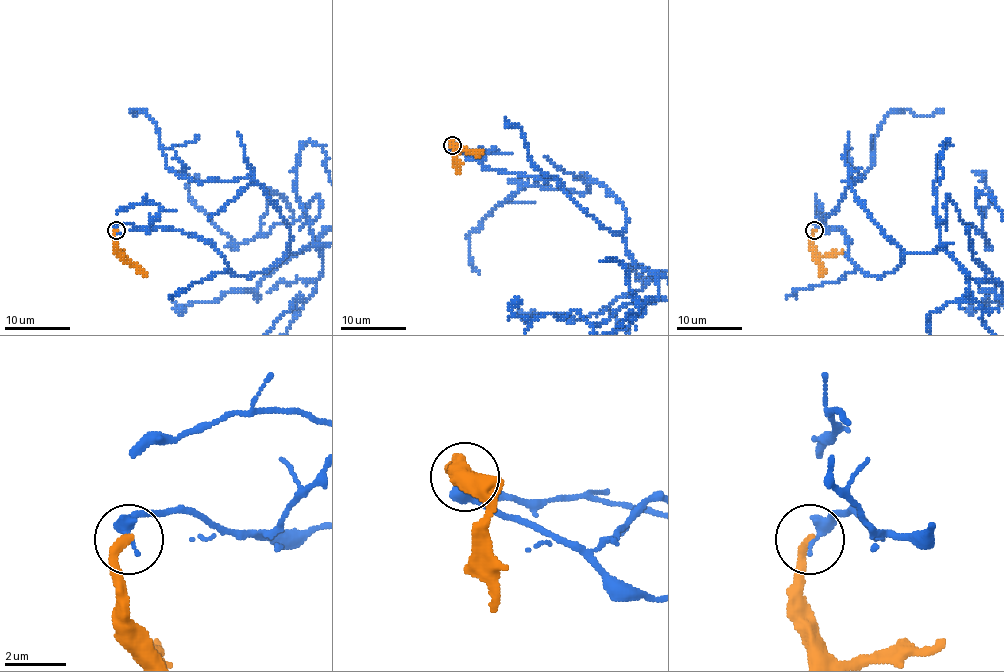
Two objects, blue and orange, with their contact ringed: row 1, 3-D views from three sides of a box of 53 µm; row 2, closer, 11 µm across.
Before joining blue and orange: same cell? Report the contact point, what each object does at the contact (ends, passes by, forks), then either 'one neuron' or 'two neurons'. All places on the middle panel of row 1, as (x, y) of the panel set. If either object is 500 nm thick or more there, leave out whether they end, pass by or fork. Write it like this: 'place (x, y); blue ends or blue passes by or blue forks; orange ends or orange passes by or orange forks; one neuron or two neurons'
place (452, 145); blue ends; orange ends; two neurons

